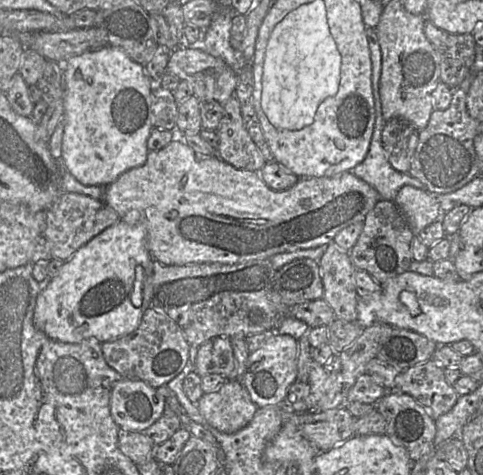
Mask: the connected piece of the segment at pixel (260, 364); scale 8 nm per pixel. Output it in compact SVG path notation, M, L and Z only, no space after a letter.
M273 334L255 352L250 353L242 383L258 408L281 403L295 381L298 366L298 340L290 335Z

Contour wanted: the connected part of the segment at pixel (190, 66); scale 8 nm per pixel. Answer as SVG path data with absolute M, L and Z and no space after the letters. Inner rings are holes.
M179 46L170 52L166 73L176 75L180 80L187 81L195 97L201 102L217 101L224 105L235 95L238 73L223 60L205 52L199 46Z

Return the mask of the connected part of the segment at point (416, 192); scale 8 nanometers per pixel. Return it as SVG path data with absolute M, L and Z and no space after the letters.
M404 186L399 190L395 203L406 218L414 235L436 220L441 220L444 213L436 199L437 195L440 194L431 194L427 190L412 186Z

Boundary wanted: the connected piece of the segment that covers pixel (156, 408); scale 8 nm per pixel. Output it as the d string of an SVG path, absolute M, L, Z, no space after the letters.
M122 378L110 392L110 413L119 428L142 432L160 418L165 397L157 388L137 380Z

